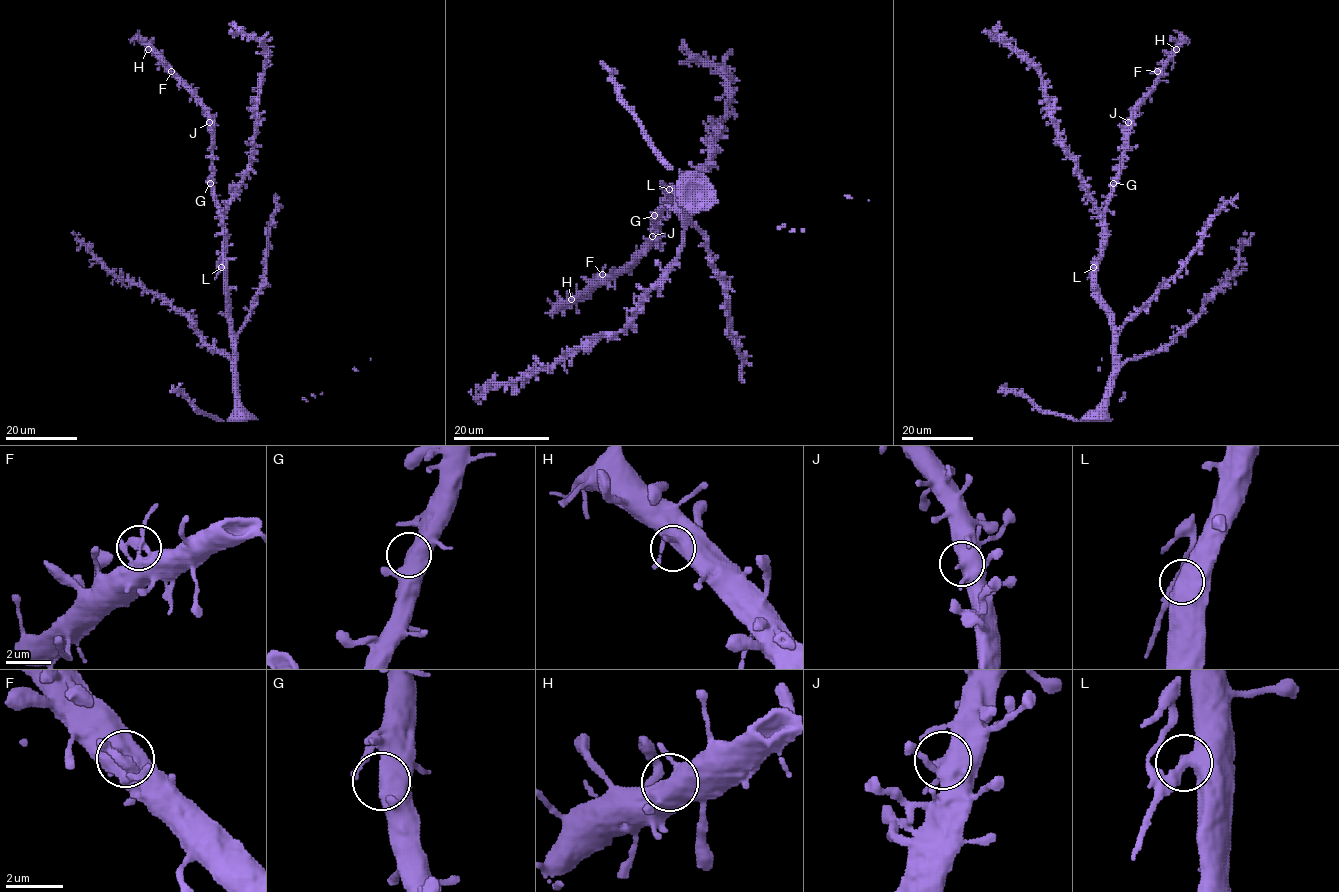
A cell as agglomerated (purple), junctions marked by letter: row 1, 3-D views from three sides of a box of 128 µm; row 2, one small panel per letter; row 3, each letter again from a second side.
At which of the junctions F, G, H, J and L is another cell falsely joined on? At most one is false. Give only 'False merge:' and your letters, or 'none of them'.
False merge: L

